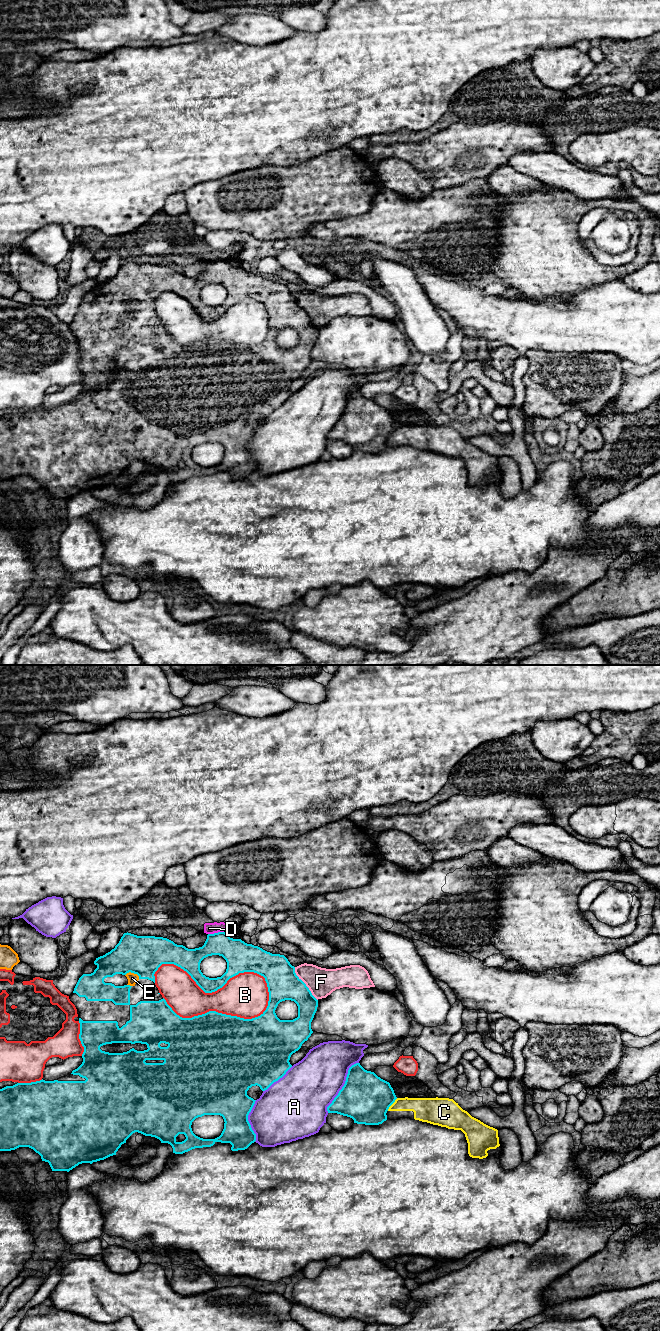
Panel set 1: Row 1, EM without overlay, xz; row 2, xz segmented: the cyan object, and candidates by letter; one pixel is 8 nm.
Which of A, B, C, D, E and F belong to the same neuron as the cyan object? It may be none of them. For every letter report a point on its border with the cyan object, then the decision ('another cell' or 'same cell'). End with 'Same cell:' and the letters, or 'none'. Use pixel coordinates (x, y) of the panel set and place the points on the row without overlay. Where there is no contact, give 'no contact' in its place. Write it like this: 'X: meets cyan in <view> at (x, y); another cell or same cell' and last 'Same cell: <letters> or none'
A: meets cyan in xz at (343, 414); another cell
B: meets cyan in xz at (221, 315); another cell
C: meets cyan in xz at (392, 431); another cell
D: meets cyan in xz at (215, 261); another cell
E: meets cyan in xz at (133, 300); another cell
F: meets cyan in xz at (305, 312); another cell
Same cell: none

